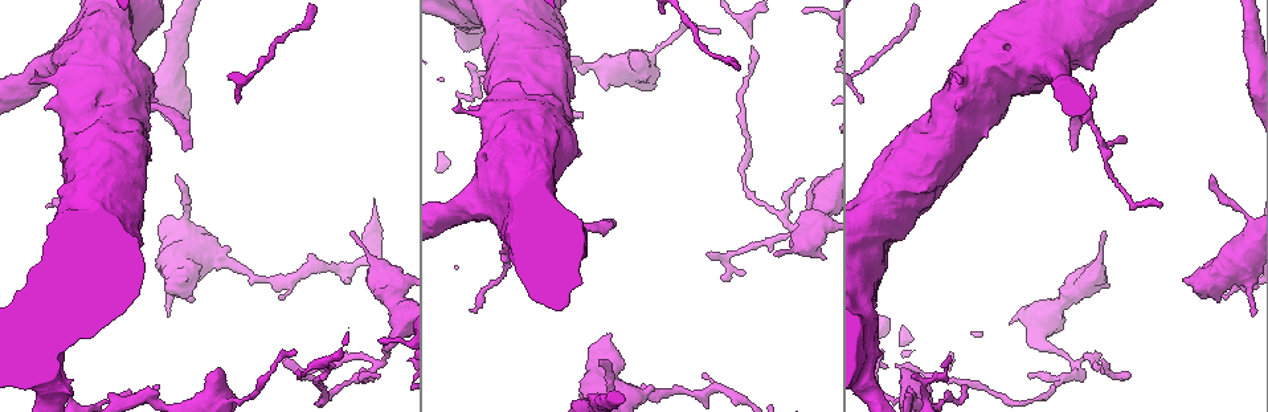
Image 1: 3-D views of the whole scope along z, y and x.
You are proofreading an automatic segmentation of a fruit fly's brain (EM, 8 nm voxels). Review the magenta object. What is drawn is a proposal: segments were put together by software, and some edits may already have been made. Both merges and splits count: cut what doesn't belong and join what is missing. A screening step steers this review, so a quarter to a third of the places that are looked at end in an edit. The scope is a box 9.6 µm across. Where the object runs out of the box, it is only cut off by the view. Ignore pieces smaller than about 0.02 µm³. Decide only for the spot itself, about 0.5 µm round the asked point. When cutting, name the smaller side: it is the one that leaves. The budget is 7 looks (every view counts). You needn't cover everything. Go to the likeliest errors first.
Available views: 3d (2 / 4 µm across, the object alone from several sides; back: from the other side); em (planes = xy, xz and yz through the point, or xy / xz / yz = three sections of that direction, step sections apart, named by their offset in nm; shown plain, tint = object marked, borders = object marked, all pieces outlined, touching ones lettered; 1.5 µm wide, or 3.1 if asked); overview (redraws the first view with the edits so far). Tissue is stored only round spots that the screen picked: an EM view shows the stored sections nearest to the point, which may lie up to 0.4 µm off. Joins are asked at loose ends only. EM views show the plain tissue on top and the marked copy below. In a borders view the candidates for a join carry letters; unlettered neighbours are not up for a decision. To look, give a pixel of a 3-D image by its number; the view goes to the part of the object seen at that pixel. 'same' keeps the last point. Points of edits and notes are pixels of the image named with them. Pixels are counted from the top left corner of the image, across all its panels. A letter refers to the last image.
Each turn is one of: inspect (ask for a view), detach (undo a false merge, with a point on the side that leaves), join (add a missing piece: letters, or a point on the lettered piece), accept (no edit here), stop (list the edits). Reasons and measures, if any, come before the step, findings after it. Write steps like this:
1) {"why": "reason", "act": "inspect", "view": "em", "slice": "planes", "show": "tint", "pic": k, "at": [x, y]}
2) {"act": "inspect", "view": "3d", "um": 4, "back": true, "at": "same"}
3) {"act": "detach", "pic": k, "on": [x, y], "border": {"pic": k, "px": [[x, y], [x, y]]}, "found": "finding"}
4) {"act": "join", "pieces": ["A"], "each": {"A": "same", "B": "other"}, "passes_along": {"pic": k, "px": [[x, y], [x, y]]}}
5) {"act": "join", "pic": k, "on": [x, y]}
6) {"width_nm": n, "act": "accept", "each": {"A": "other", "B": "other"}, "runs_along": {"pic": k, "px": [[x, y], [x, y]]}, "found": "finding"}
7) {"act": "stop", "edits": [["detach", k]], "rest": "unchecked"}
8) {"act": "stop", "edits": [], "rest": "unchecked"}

{"why": "free end", "act": "inspect", "view": "em", "slice": "planes", "show": "tint", "pic": 1, "at": [1126, 139]}

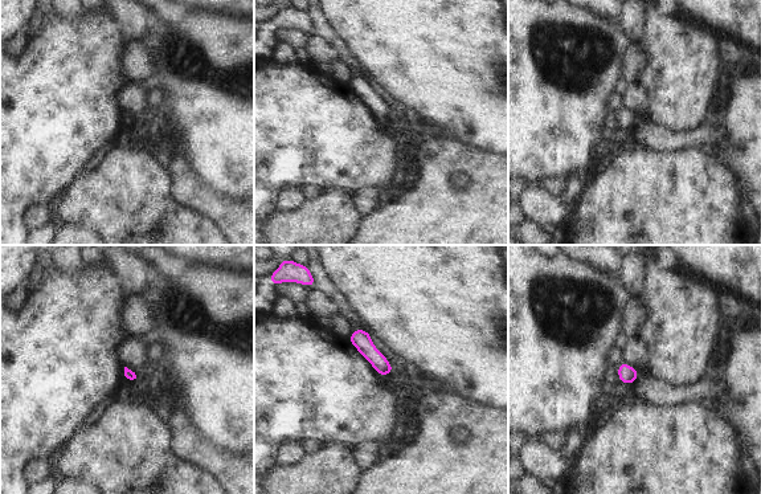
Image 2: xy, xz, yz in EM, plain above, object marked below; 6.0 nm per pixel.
{"act": "inspect", "view": "em", "slice": "planes", "show": "borders", "at": "same"}

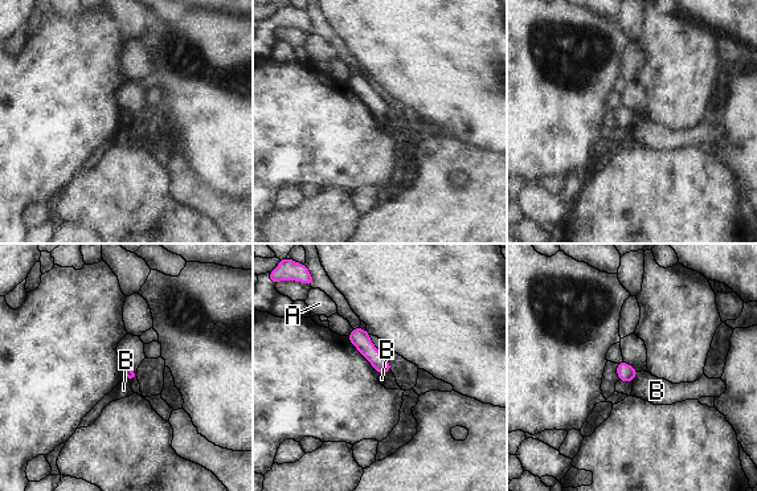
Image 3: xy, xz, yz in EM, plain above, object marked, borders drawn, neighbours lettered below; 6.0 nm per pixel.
{"act": "accept", "each": {"A": "other", "B": "other"}, "found": "no lettered piece goes on from it"}

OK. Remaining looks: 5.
{"why": "an open end", "act": "inspect", "view": "3d", "um": 4, "pic": 1, "at": [467, 66]}

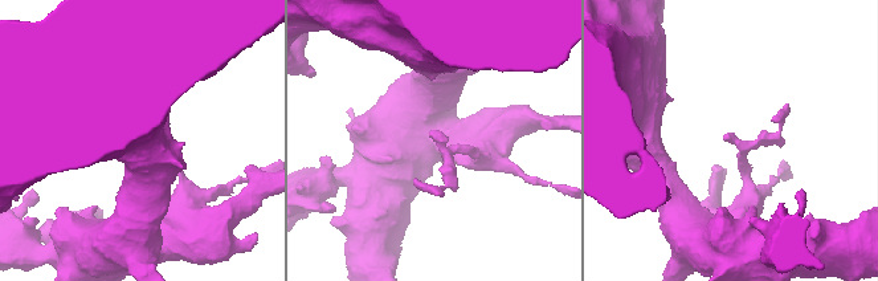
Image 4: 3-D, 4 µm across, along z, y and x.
{"why": "need the tissue", "act": "inspect", "view": "em", "slice": "planes", "show": "borders", "pic": 4, "at": [730, 137]}

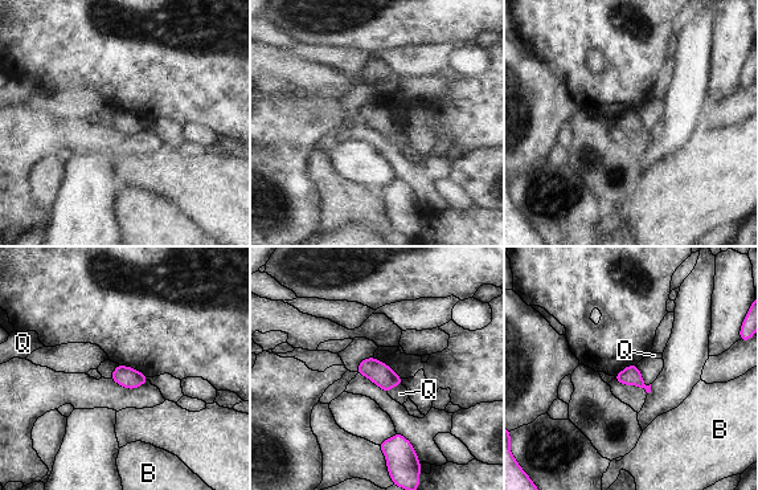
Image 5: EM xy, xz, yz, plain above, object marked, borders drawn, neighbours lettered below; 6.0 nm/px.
{"act": "accept", "each": {"B": "other", "Q": "other"}, "border": {"pic": 5, "px": [[401, 383], [386, 392]]}, "found": "none of them fits"}

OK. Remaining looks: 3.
{"why": "free end", "act": "inspect", "view": "em", "slice": "xz", "step": 4, "show": "borders", "pic": 1, "at": [378, 376]}

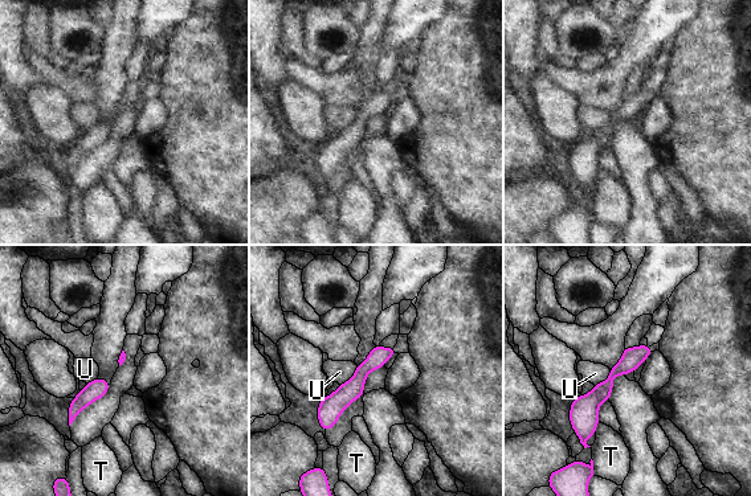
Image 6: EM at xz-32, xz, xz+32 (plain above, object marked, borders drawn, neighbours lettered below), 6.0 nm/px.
{"longest_contact_nm": ["U", 170], "act": "accept", "each": {"T": "other", "U": "other"}, "border": {"pic": 6, "px": [[356, 365], [352, 376], [339, 385]]}, "found": "no lettered piece goes on from it"}

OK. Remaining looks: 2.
{"act": "stop", "edits": [], "rest": "unchecked"}

